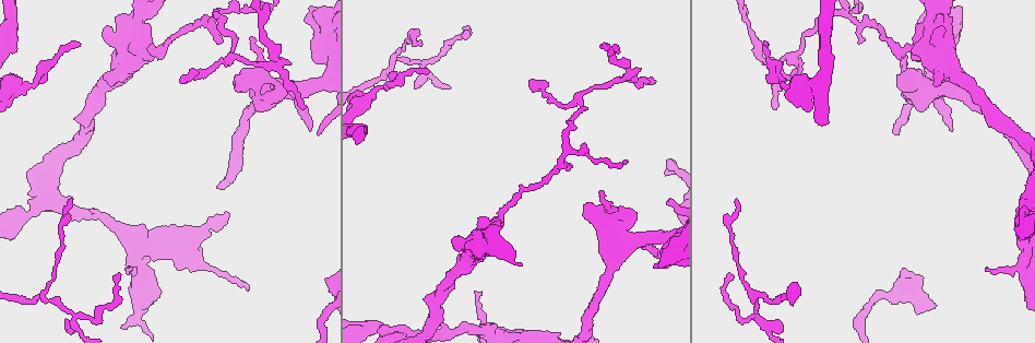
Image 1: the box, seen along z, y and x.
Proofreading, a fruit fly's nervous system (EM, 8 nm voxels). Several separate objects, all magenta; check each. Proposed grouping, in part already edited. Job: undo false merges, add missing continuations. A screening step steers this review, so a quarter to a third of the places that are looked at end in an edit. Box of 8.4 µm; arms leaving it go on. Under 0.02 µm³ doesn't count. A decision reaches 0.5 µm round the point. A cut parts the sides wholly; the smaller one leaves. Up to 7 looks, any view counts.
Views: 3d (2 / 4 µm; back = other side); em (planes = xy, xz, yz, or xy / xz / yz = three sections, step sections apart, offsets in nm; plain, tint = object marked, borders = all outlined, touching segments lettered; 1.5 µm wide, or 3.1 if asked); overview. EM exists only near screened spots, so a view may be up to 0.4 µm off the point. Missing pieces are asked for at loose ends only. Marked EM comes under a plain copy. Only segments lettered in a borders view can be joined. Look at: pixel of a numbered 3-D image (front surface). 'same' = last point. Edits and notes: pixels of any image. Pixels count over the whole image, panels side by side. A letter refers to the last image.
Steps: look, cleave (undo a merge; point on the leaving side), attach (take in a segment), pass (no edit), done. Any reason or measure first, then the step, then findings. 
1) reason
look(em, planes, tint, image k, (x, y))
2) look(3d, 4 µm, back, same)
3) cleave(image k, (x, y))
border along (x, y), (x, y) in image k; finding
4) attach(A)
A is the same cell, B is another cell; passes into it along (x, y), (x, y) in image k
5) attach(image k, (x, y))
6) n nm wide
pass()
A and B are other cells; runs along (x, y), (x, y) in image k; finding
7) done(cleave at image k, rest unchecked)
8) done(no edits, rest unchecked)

an open end
look(3d, 2 µm, image 1, (952, 127))

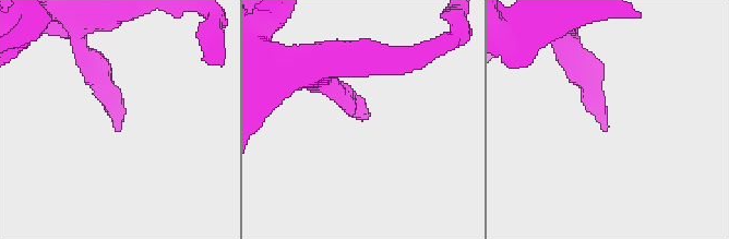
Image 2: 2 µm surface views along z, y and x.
look(em, xy, step 8, tint, image 2, (605, 126))

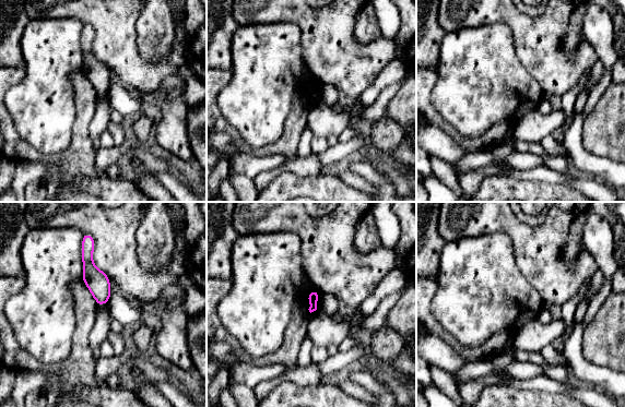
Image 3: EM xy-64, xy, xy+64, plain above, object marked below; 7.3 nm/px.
cut it another way
look(em, planes, borders, same)

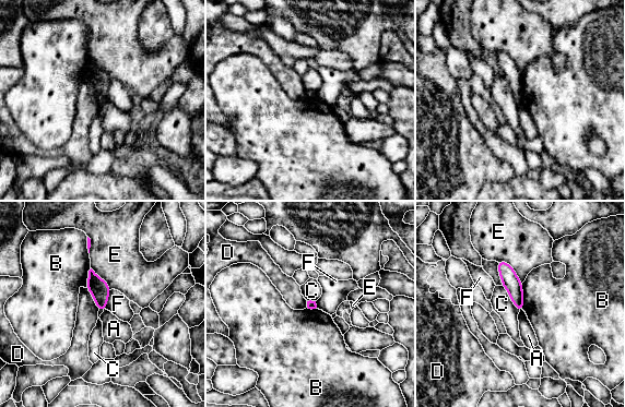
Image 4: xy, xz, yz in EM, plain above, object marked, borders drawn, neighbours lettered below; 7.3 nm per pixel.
pass()
A, B, C, D, E and F are other cells; border along (521, 283), (523, 310) in image 4; none of them fits

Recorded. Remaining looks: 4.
thin end
look(em, xy, step 8, borders, image 1, (858, 42))

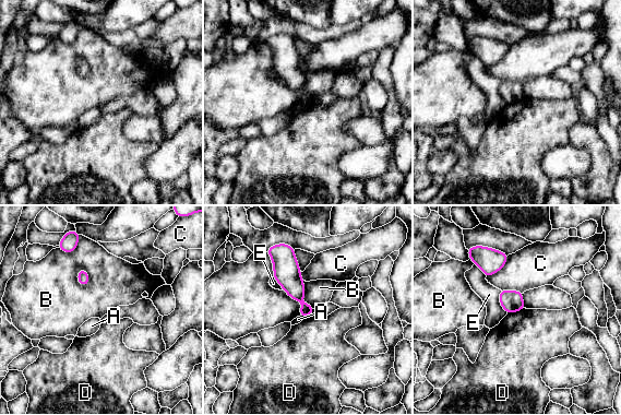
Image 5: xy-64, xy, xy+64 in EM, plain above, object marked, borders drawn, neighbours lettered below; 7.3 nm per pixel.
look(em, planes, borders, same)

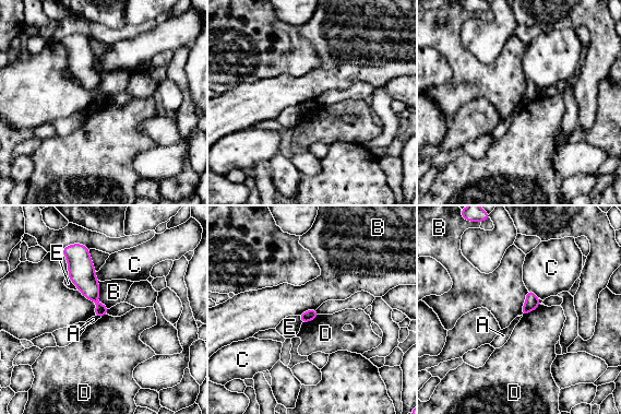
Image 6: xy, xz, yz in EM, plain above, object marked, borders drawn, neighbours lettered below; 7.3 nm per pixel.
80 nm wide
pass()
A, B, C, D and E are other cells; runs along (80, 249), (81, 272), (102, 314) in image 6; none of them fits

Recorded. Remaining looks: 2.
thin end
look(3d, 4 µm, image 1, (181, 80))

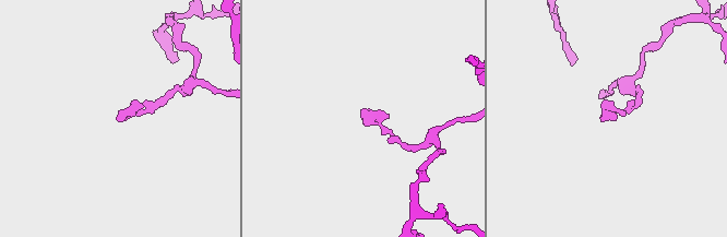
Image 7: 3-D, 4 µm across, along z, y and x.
now the EM
look(em, planes, borders, image 7, (360, 116))

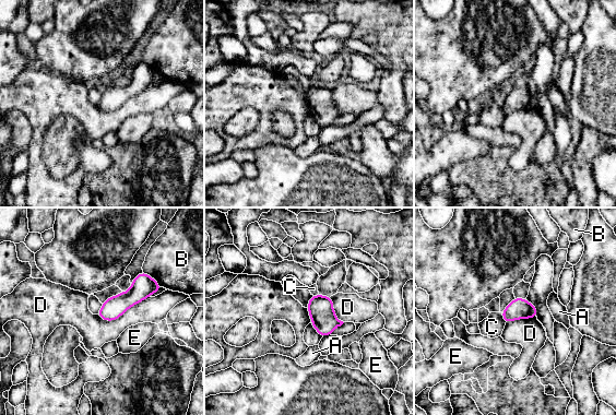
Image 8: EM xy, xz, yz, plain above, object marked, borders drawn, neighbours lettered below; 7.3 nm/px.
D touches over 420 nm
pass()
A, B, C, D and E are other cells; border along (149, 296), (114, 320), (96, 315) in image 8; no lettered segment goes on from it

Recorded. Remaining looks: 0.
done(no edits, rest unchecked)

